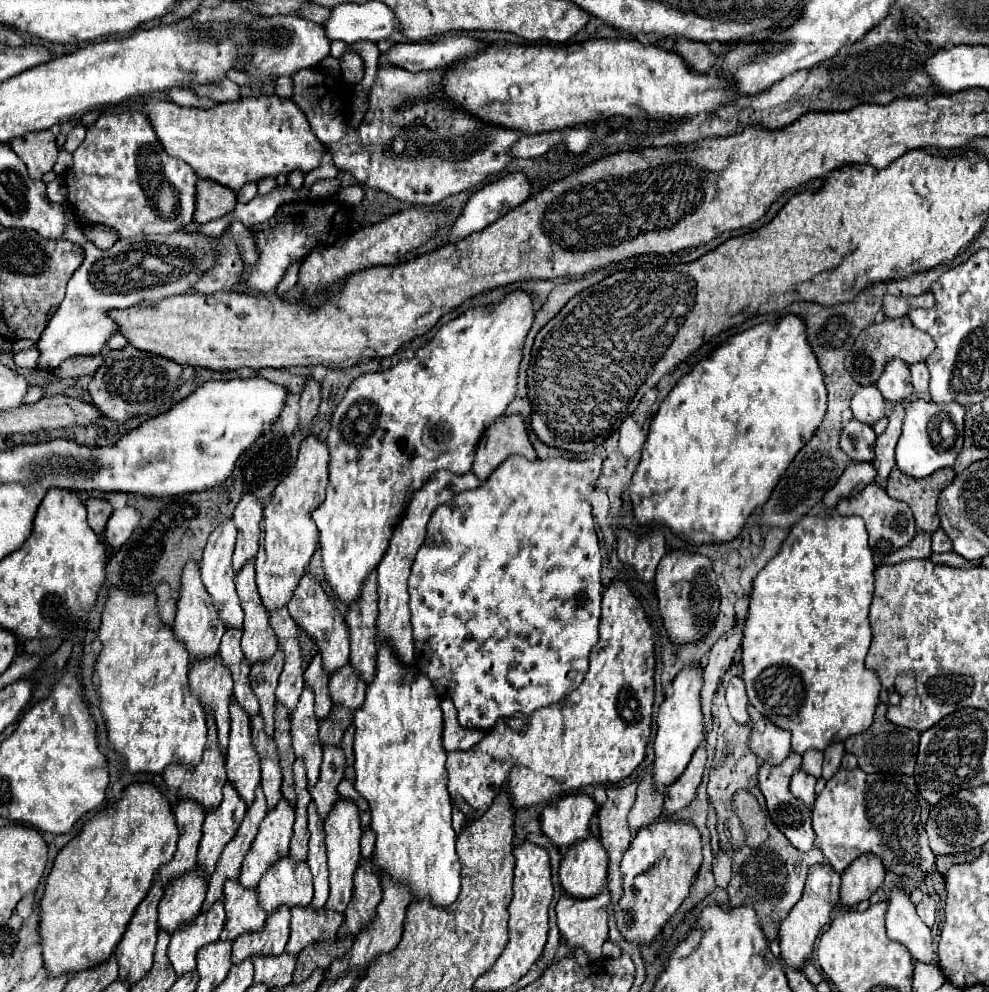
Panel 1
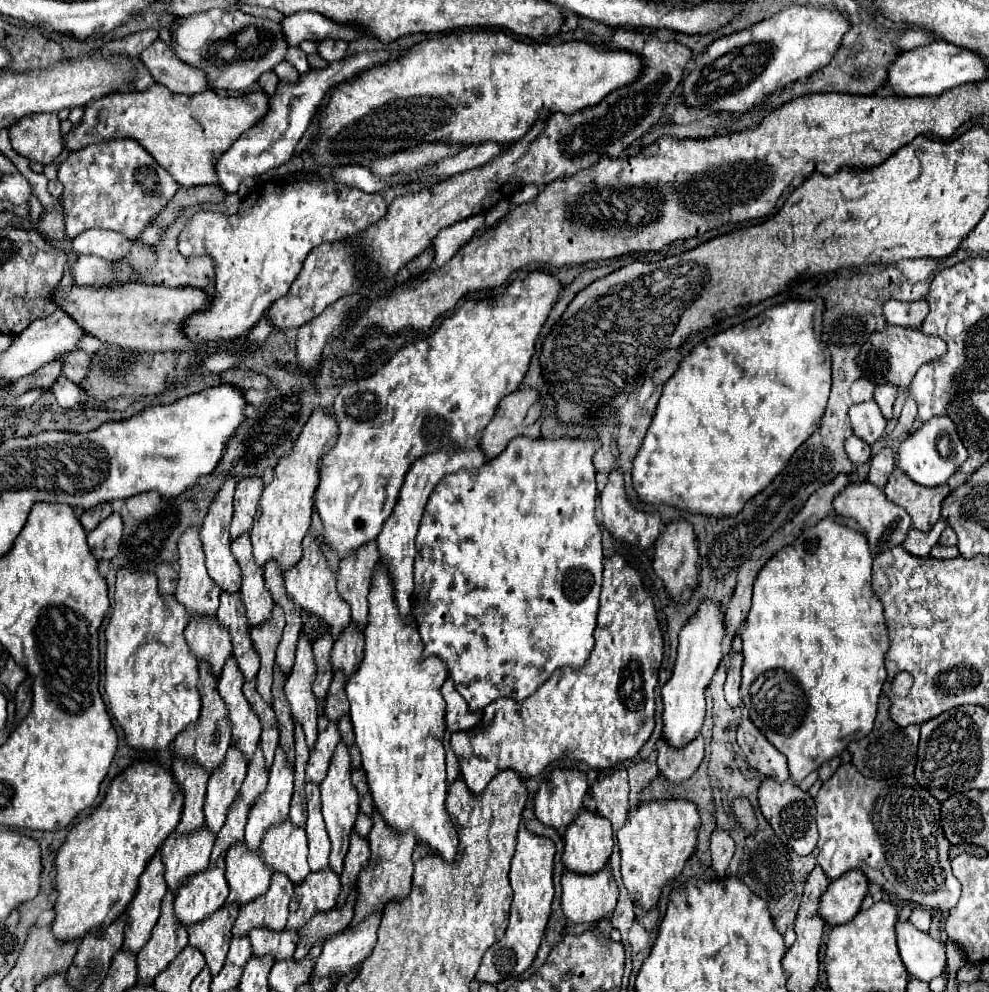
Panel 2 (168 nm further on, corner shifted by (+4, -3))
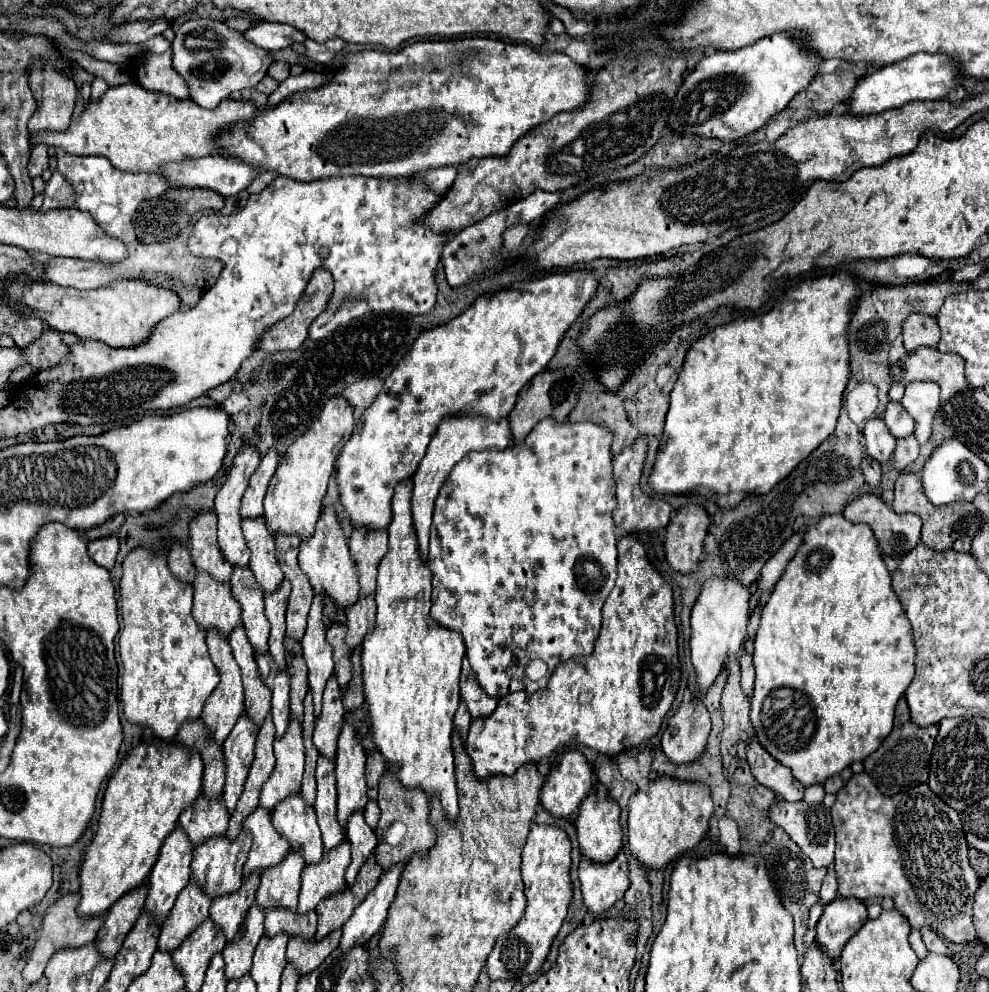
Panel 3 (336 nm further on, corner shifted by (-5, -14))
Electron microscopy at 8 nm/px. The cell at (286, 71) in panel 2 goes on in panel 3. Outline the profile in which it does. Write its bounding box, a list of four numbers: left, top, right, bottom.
[269,61,289,81]

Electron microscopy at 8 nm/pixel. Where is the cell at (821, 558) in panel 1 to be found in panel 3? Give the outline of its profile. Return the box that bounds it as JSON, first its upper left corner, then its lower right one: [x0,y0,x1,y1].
[751,515,915,787]

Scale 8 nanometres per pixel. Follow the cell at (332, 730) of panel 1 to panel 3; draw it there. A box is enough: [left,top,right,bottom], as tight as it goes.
[343,651,363,711]

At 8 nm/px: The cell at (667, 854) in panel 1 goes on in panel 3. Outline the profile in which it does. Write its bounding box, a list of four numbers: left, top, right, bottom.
[629,779,713,873]

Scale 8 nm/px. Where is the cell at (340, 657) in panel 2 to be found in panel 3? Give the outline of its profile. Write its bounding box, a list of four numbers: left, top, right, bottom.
[345,597,375,649]

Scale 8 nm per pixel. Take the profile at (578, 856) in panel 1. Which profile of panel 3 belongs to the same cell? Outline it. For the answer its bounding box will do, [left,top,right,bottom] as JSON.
[575,793,623,863]

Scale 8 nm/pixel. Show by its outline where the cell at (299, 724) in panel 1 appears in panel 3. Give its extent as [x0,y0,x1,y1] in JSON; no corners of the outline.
[301,595,333,717]

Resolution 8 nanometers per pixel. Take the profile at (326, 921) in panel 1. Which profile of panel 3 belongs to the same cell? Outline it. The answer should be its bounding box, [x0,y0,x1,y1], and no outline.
[299,841,351,915]

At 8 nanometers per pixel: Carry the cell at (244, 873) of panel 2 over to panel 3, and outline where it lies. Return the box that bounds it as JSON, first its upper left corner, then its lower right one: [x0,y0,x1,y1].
[243,807,287,877]

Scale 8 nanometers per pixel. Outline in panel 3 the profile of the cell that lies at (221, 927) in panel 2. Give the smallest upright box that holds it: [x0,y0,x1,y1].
[209,875,259,943]

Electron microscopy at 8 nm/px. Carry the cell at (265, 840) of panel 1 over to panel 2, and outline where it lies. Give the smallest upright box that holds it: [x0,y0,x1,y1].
[246,746,294,848]

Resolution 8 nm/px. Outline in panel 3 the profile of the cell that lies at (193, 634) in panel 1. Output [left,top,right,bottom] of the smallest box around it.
[191,511,233,583]

